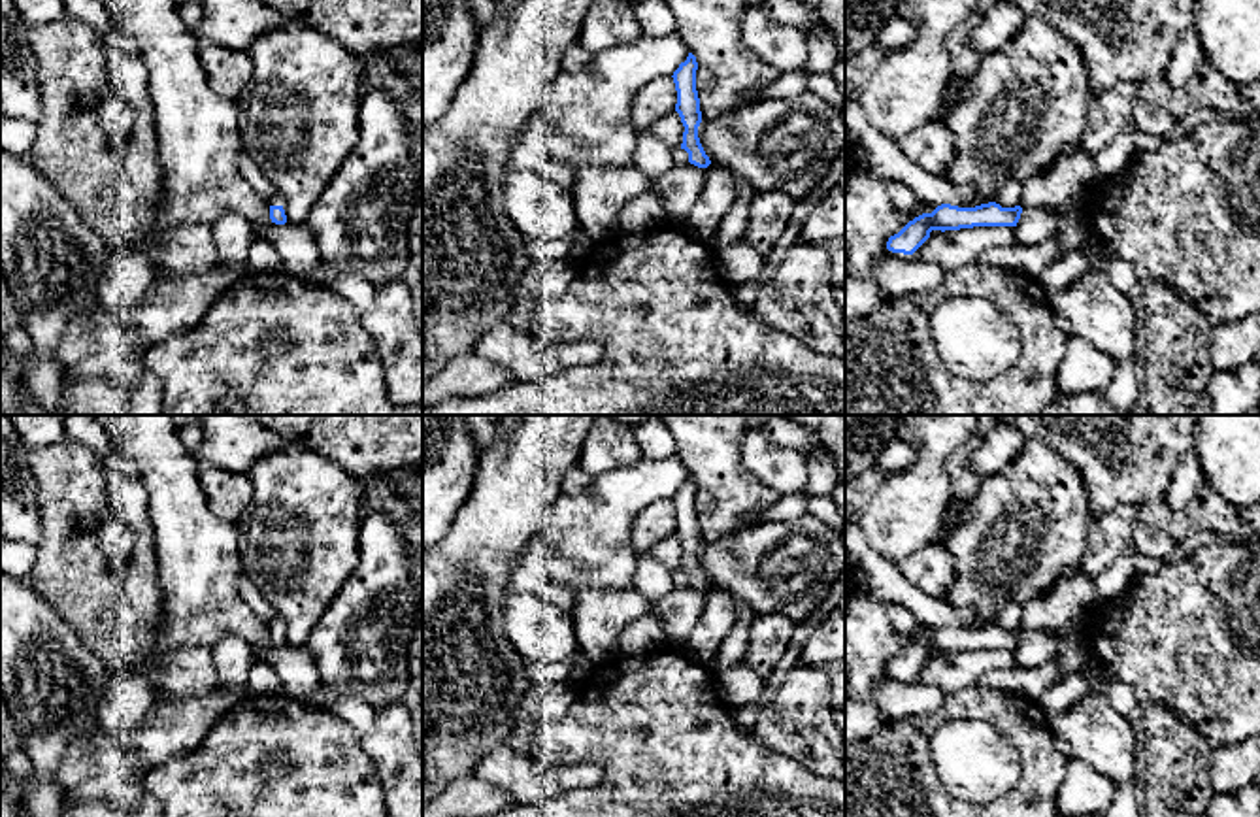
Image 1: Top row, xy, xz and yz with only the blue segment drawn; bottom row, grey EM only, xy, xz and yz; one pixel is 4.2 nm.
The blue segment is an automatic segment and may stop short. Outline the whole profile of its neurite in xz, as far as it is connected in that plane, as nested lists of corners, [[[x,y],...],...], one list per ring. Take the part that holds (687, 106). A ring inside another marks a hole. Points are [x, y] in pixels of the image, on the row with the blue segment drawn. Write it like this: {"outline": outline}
{"outline": [[[688,53],[687,60],[681,62],[679,68],[673,72],[671,77],[677,91],[675,111],[679,113],[681,123],[685,126],[681,149],[688,153],[690,164],[698,168],[707,168],[711,160],[705,155],[698,138],[702,111],[700,111],[700,98],[696,91],[696,70],[698,70],[696,57]]]}

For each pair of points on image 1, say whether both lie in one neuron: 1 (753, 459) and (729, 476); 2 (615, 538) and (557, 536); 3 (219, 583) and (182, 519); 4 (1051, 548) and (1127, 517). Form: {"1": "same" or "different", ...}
{"1": "different", "2": "same", "3": "same", "4": "different"}

